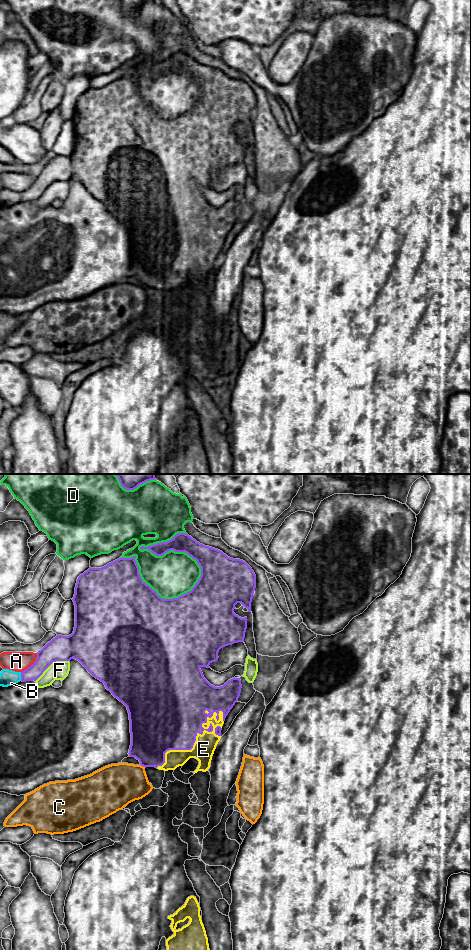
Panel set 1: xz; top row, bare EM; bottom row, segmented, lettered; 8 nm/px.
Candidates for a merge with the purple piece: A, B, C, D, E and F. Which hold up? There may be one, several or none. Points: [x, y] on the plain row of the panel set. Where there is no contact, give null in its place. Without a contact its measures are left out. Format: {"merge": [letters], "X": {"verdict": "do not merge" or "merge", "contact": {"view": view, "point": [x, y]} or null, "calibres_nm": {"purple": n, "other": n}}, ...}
{"merge": ["E"], "A": {"verdict": "do not merge", "contact": {"view": "xz", "point": [32, 184]}, "calibres_nm": {"purple": 190, "other": 160}}, "B": {"verdict": "do not merge", "contact": {"view": "xz", "point": [21, 196]}, "calibres_nm": {"purple": 140, "other": 130}}, "C": {"verdict": "do not merge", "contact": {"view": "xz", "point": [143, 286]}, "calibres_nm": {"purple": 340, "other": 340}}, "D": {"verdict": "do not merge", "contact": {"view": "xz", "point": [156, 112]}, "calibres_nm": {"purple": 500, "other": 360}}, "E": {"verdict": "merge", "contact": {"view": "xz", "point": [193, 264]}, "calibres_nm": {"purple": 440, "other": 180}}, "F": {"verdict": "do not merge", "contact": {"view": "xz", "point": [51, 183]}, "calibres_nm": {"purple": 200, "other": 160}}}

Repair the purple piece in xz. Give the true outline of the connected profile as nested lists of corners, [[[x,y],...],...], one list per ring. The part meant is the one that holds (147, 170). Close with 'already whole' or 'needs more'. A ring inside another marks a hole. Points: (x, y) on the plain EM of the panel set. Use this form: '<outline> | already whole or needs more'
[[[178,53],[167,62],[140,69],[148,69],[156,76],[170,70],[187,73],[201,87],[198,102],[191,111],[178,118],[163,119],[142,100],[136,76],[119,78],[102,88],[90,87],[77,99],[72,119],[75,125],[73,153],[69,156],[57,155],[39,170],[36,181],[21,192],[21,201],[36,201],[53,182],[74,178],[127,227],[131,253],[130,277],[135,277],[145,288],[155,287],[164,291],[175,290],[190,278],[195,278],[199,285],[194,294],[206,292],[221,259],[225,238],[238,221],[242,205],[240,198],[232,198],[223,206],[215,207],[204,198],[200,188],[210,188],[209,185],[218,180],[221,168],[244,161],[247,137],[239,137],[234,129],[237,123],[241,123],[248,132],[251,131],[256,95],[245,81],[230,78],[185,53]]] | needs more

